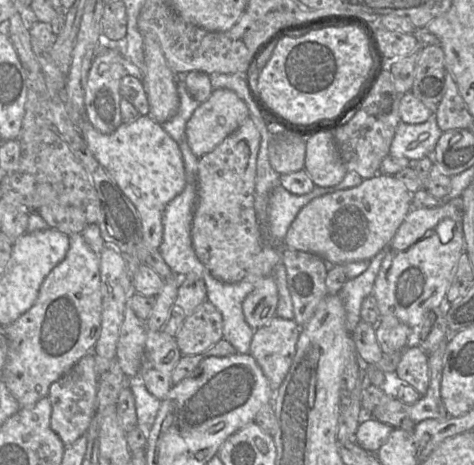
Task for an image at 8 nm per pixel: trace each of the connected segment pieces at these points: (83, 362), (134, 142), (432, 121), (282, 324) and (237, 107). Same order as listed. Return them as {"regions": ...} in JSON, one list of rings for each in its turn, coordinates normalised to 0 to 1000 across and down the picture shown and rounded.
{"regions":[[[[194,757],[175,766],[139,804],[108,826],[101,858],[110,873],[108,920],[141,961],[181,933],[205,852],[207,804]]],[[[293,247],[276,262],[259,262],[232,288],[215,288],[181,256],[173,262],[171,288],[200,342],[287,445],[304,527],[310,535],[335,535],[344,510],[344,454],[392,400],[378,312],[316,247]]],[[[918,243],[888,267],[844,262],[827,301],[821,333],[859,340],[878,348],[899,335],[911,335],[916,318],[932,290]]],[[[578,680],[536,714],[525,761],[551,791],[578,845],[612,794],[633,712],[635,705],[620,686]]],[[[477,189],[447,194],[439,213],[418,226],[390,273],[395,305],[407,331],[424,340],[445,327],[523,252],[521,226],[494,196]]]]}

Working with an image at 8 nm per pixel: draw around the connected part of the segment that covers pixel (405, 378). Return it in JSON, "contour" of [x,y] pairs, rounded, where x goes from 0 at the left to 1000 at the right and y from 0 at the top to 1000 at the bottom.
{"contour":[[[869,740],[848,755],[846,772],[833,796],[833,809],[850,824],[869,830],[892,852],[905,830],[905,785],[901,761]]]}

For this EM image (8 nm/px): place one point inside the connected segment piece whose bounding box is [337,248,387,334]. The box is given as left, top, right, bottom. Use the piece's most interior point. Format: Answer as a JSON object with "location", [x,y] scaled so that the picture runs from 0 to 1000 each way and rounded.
{"location":[745,626]}

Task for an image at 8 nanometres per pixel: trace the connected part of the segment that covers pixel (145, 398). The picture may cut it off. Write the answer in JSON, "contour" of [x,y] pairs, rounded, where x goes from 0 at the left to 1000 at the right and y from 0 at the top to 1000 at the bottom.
{"contour":[[[295,806],[268,815],[283,858],[291,918],[302,931],[312,931],[329,901],[340,860],[325,854],[308,834],[304,817]]]}

